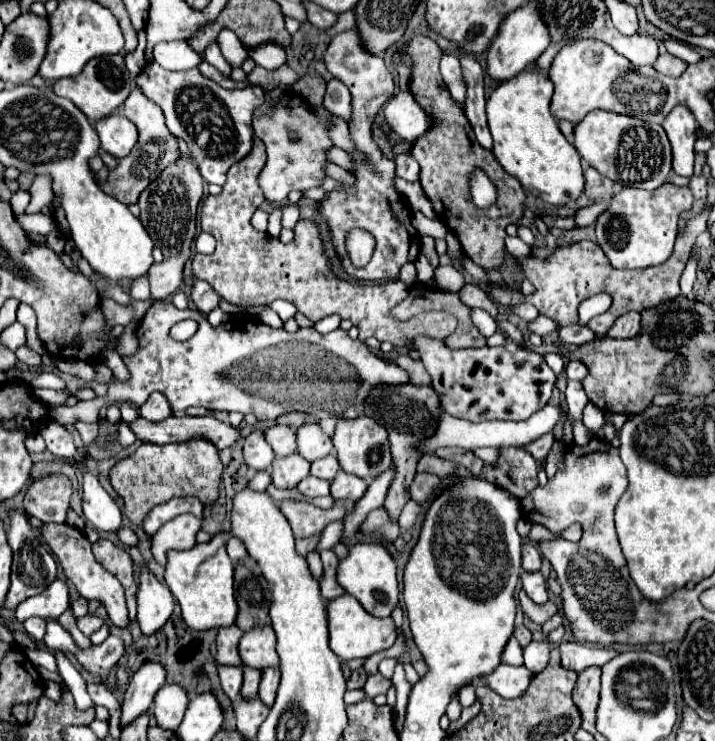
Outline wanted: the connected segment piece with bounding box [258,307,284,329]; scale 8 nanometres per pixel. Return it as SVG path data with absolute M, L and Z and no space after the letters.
M268 307L258 315L258 319L260 319L262 323L270 325L270 327L278 327L278 329L280 329L280 327L284 327L284 321L282 321L282 319L272 311L272 309L268 309Z

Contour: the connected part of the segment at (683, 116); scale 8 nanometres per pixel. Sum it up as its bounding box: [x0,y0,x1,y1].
[662,105,698,177]

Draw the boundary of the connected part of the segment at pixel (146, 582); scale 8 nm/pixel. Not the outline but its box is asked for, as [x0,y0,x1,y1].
[138,565,175,635]

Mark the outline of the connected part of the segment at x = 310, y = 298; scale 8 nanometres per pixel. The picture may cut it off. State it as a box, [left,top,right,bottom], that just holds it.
[192,137,456,345]

